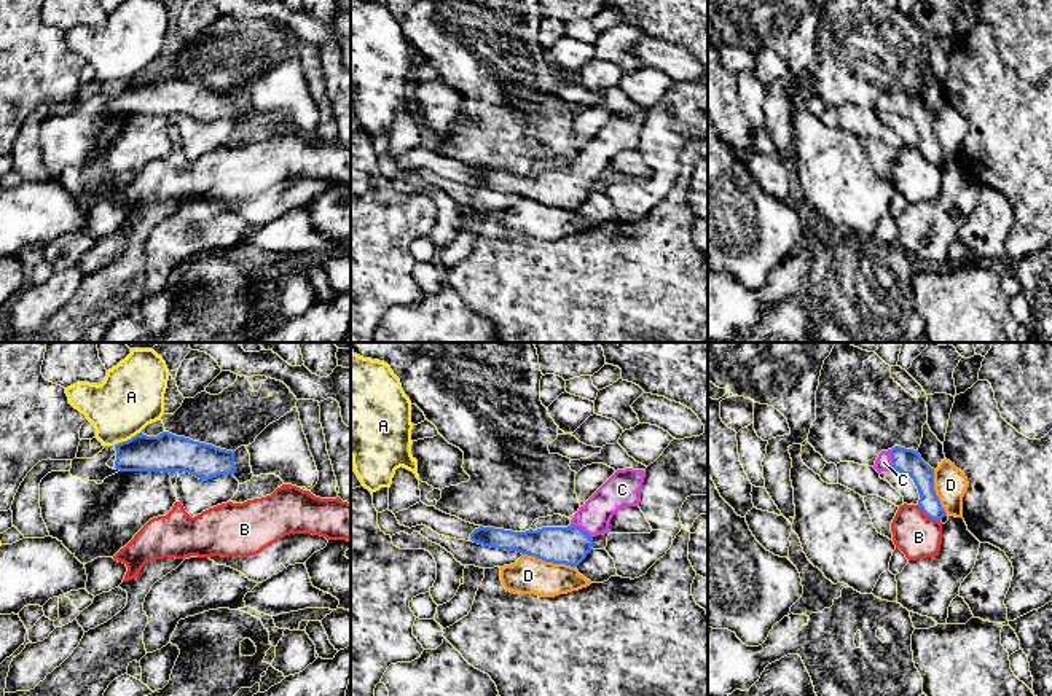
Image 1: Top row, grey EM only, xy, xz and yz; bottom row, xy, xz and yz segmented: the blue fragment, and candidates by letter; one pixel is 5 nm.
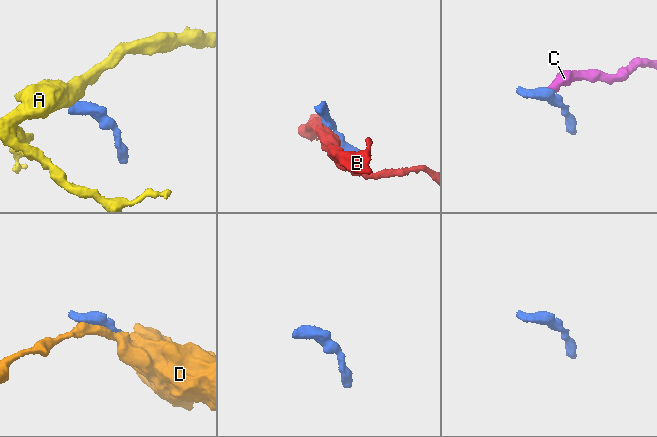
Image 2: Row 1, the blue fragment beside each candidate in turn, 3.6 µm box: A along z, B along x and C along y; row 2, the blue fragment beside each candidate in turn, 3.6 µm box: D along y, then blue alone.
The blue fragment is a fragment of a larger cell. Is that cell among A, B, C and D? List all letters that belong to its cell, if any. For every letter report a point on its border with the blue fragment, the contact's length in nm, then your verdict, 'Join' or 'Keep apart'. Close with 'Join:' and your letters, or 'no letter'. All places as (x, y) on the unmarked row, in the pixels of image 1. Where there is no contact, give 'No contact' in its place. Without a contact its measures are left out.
A: Touches blue at xy (128, 83). Shared border 160 nm. Keep apart
B: Touches blue at yz (928, 160). Shared border 150 nm. Keep apart
C: Touches blue at xz (582, 172). Shared border 130 nm. Join
D: Touches blue at xz (549, 204). Shared border 280 nm. Keep apart
Join: C

